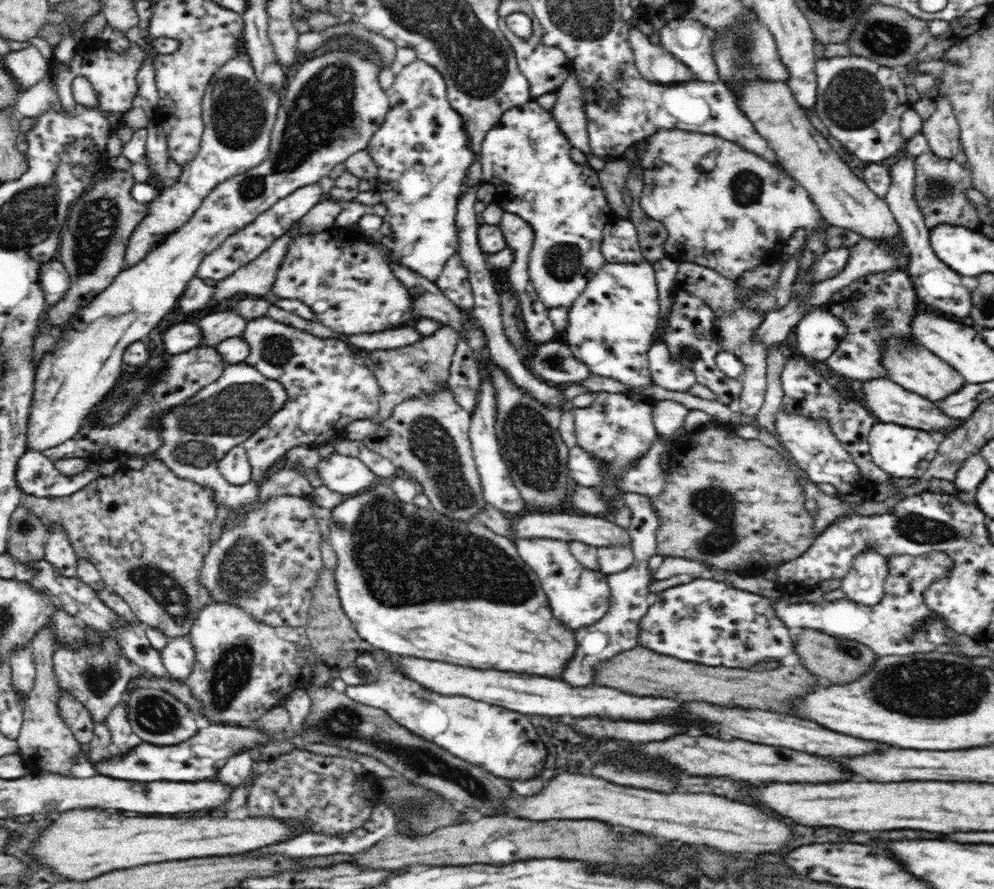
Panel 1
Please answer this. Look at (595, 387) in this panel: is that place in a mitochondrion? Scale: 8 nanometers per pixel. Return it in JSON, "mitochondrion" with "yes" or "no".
{"mitochondrion":"no"}

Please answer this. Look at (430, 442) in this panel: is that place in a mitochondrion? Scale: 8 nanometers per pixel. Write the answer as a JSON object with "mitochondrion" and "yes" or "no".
{"mitochondrion":"yes"}

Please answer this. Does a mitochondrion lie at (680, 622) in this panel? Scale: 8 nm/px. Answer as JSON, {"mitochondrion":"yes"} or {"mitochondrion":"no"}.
{"mitochondrion":"yes"}

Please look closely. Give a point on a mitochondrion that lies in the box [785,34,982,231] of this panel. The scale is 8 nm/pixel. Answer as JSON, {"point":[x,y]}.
{"point":[854,99]}

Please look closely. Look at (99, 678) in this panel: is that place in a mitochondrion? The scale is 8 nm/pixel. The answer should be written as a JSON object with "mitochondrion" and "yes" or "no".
{"mitochondrion":"yes"}

